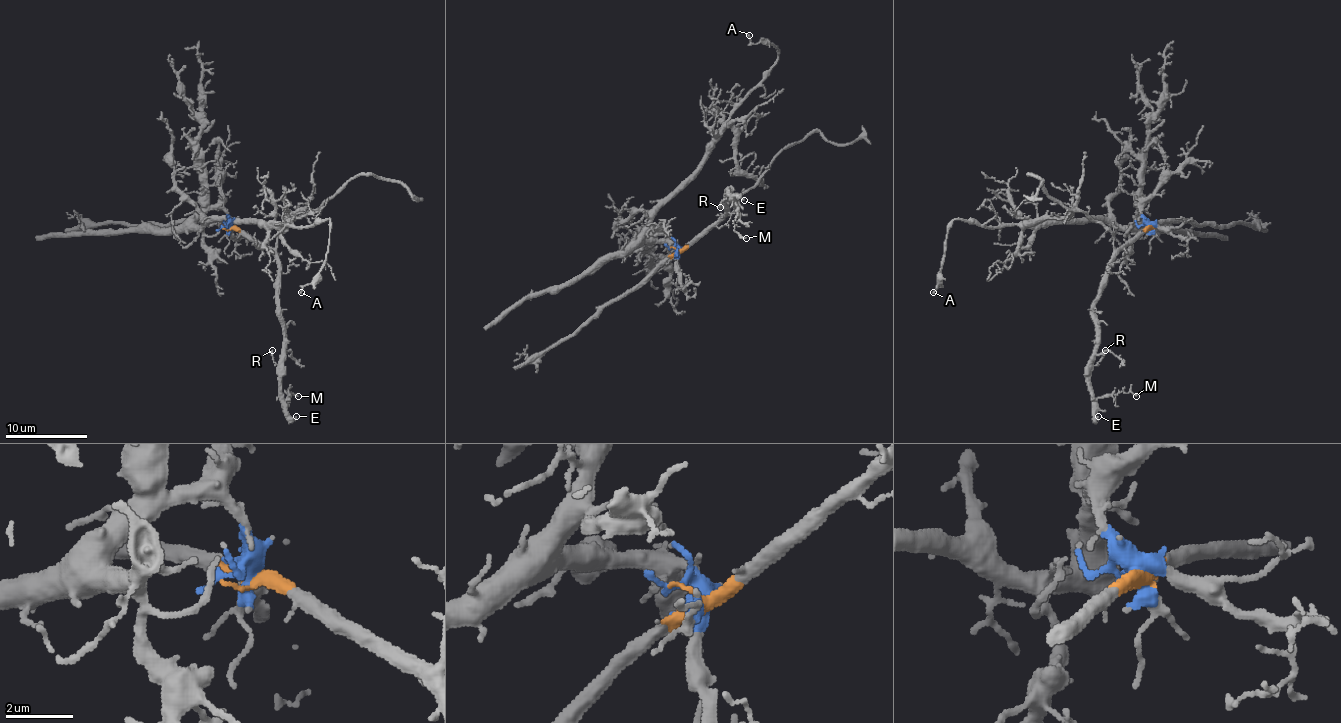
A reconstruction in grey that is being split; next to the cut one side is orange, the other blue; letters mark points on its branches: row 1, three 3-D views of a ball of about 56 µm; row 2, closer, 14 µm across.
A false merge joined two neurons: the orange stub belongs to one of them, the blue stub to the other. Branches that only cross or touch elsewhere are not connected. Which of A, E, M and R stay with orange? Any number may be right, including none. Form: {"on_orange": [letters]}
{"on_orange": ["E", "M", "R"]}

